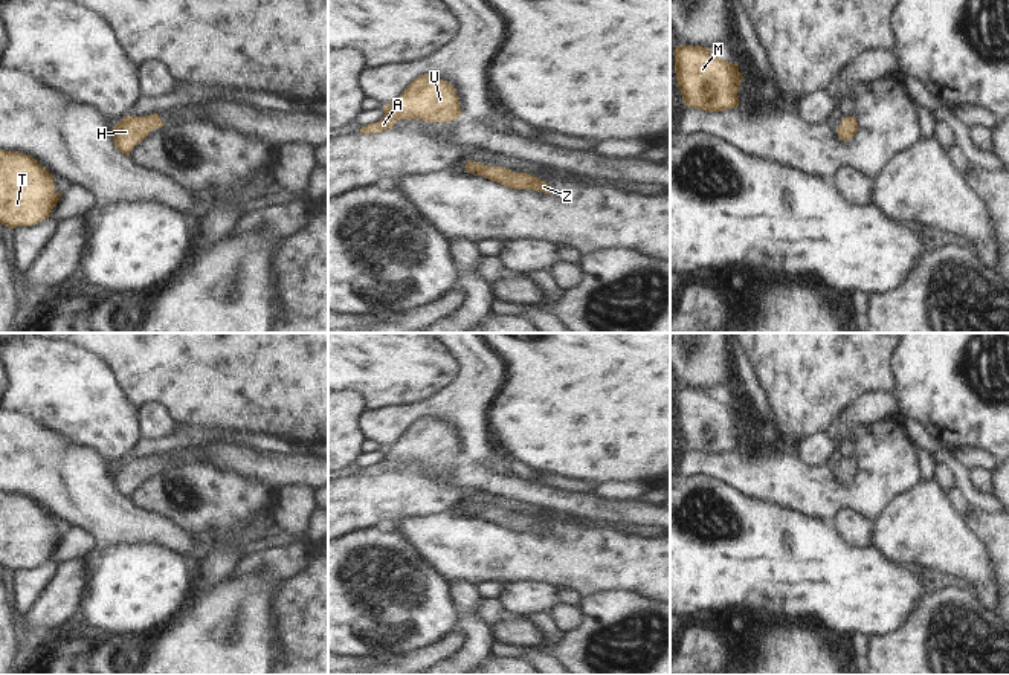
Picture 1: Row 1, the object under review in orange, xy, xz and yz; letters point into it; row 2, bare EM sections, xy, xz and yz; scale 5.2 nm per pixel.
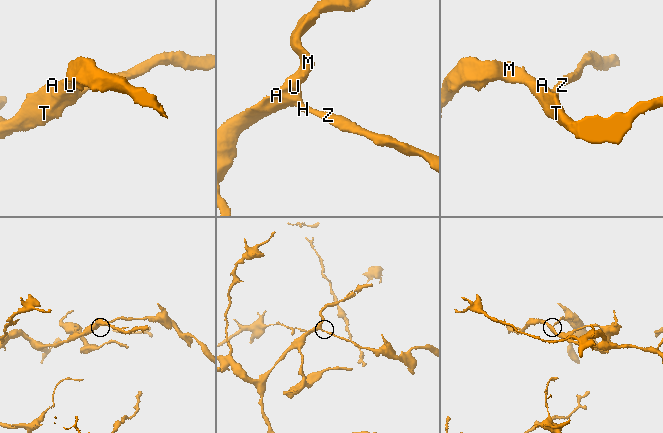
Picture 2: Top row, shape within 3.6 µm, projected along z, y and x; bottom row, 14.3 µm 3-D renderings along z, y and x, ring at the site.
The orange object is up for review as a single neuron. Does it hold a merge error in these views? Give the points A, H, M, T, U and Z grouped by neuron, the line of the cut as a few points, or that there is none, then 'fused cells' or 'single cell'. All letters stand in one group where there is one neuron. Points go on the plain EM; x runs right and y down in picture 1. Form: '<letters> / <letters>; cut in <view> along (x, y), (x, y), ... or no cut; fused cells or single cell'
A H M T U Z; no cut; single cell

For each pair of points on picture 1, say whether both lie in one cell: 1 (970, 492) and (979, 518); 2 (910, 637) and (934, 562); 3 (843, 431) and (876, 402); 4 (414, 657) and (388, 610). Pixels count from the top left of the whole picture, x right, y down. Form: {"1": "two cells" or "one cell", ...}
{"1": "two cells", "2": "two cells", "3": "one cell", "4": "two cells"}

